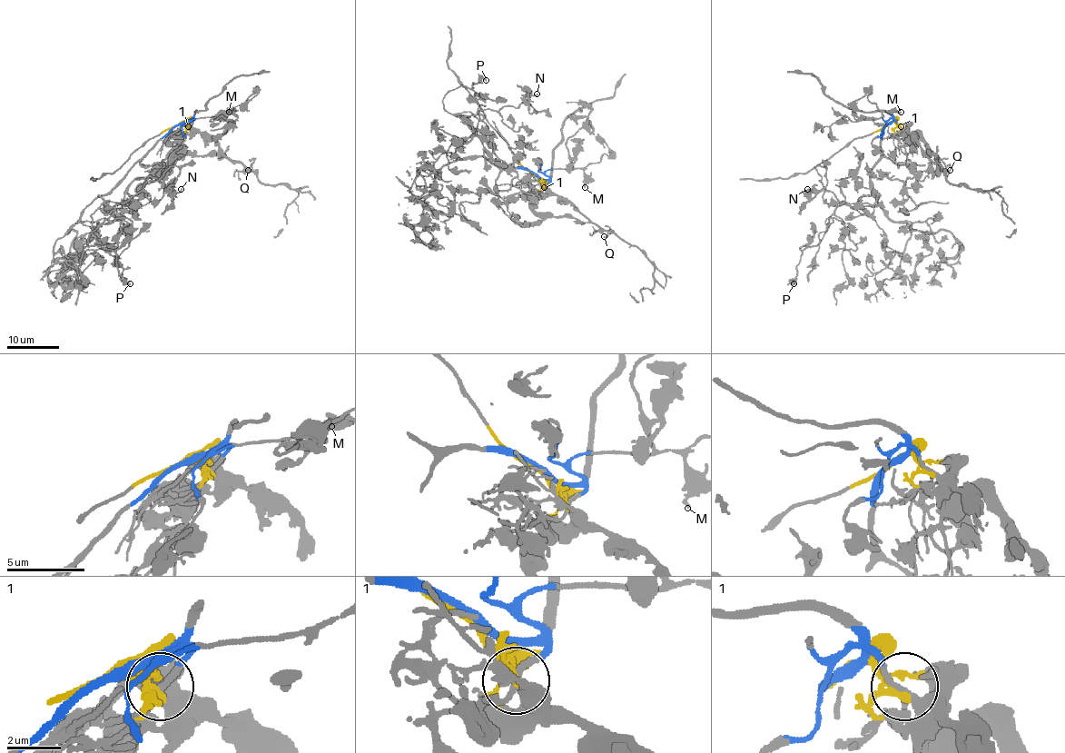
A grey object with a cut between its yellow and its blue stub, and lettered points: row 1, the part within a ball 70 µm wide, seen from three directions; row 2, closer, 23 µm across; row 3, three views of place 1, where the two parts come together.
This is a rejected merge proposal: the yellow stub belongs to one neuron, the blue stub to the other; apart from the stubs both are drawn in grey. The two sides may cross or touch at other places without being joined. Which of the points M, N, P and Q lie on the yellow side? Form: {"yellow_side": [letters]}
{"yellow_side": ["Q"]}

